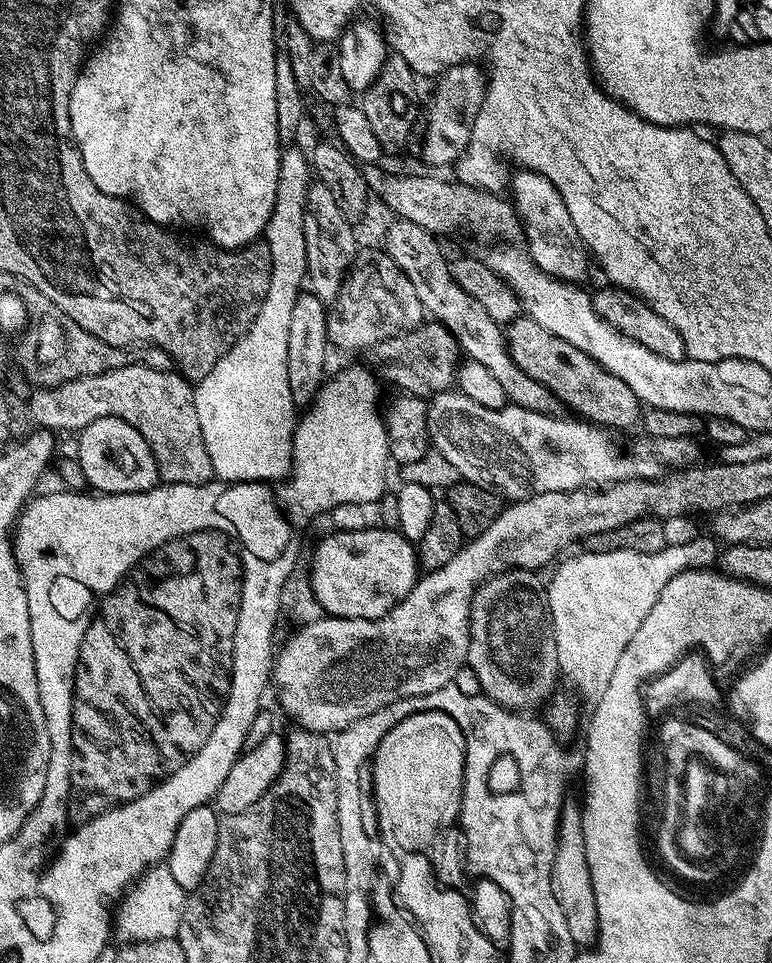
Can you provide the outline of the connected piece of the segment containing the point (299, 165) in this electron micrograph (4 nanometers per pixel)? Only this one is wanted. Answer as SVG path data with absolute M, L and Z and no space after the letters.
M299 146L285 147L280 153L278 166L278 190L274 198L274 210L270 222L264 227L266 241L272 259L270 290L261 302L254 322L250 324L235 346L228 351L194 388L198 426L202 426L202 438L210 454L212 471L224 482L273 482L283 481L292 467L292 435L296 429L298 406L290 398L290 382L286 378L286 342L290 335L290 313L294 302L306 284L306 240L303 237L303 218L307 206L308 189L314 180L309 157Z

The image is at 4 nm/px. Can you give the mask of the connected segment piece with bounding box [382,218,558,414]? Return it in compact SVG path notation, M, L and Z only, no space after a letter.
M396 218L393 221L384 236L383 251L388 253L398 270L402 270L402 274L406 274L406 278L414 282L414 290L425 313L435 323L450 330L452 337L460 343L461 353L467 359L482 362L482 366L486 366L486 370L494 374L494 379L500 383L502 390L506 390L511 403L526 410L555 413L558 401L552 395L552 391L527 376L509 354L505 329L497 324L494 318L490 318L490 314L486 314L482 302L470 298L470 294L466 294L466 290L458 286L458 282L452 276L449 257L444 257L444 252L436 241L439 239L412 220Z

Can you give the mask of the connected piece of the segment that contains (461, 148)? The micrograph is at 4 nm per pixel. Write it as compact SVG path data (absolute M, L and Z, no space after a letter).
M469 62L466 64L459 64L458 66L450 66L445 68L435 81L436 89L432 92L432 101L427 101L426 111L422 116L422 128L424 124L424 160L429 164L429 169L438 170L434 168L444 168L455 165L459 160L460 155L468 149L468 143L472 137L474 130L474 118L480 113L480 107L484 101L484 90L486 87L486 72L479 63Z

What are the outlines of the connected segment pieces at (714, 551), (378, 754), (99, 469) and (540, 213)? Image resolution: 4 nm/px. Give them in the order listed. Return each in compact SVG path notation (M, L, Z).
M705 534L686 542L669 545L652 554L639 553L634 550L610 551L607 554L594 554L593 552L579 553L575 559L564 561L555 572L550 584L545 589L545 600L548 613L551 615L551 630L554 634L555 648L558 650L558 662L563 679L567 679L576 686L580 694L580 709L577 725L588 727L593 716L594 707L598 706L603 697L611 675L621 657L622 650L629 645L630 639L642 626L643 619L650 612L651 607L658 600L662 589L667 582L682 572L690 569L711 569L720 556L720 546L715 537Z
M419 712L418 714L410 714L406 718L402 718L402 722L398 722L398 726L394 726L386 734L386 738L382 738L382 742L376 747L375 752L370 757L370 768L372 764L372 792L376 795L376 820L384 830L392 828L392 832L397 836L397 846L401 848L401 853L410 852L427 853L428 847L432 843L436 844L441 839L444 832L453 827L460 818L460 803L464 797L464 735L458 726L458 722L454 722L454 718L450 718L450 714L445 712Z
M107 416L87 424L79 436L78 459L89 485L93 489L96 487L97 493L145 492L156 487L160 475L154 462L154 454L150 446L146 446L146 438L142 438L142 434L134 430L134 426Z
M520 170L517 173L512 180L512 188L516 191L514 207L517 216L520 217L522 240L529 258L546 274L564 280L568 284L583 285L584 279L588 276L590 253L585 248L582 238L578 238L574 222L570 222L566 202L562 202L562 196L545 176L527 170Z

